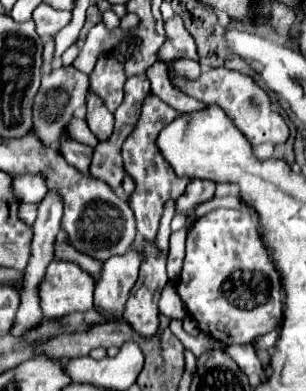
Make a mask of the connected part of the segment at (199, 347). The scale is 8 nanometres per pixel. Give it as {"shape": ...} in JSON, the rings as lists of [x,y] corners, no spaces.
{"shape":[[[172,320],[170,322],[170,330],[180,338],[180,342],[188,348],[188,350],[192,350],[196,356],[202,356],[202,354],[206,354],[206,352],[210,352],[212,348],[214,348],[214,342],[216,340],[212,340],[208,334],[204,334],[200,332],[198,336],[192,336],[190,334],[186,334],[184,330],[182,330],[182,322],[180,320]]]}

